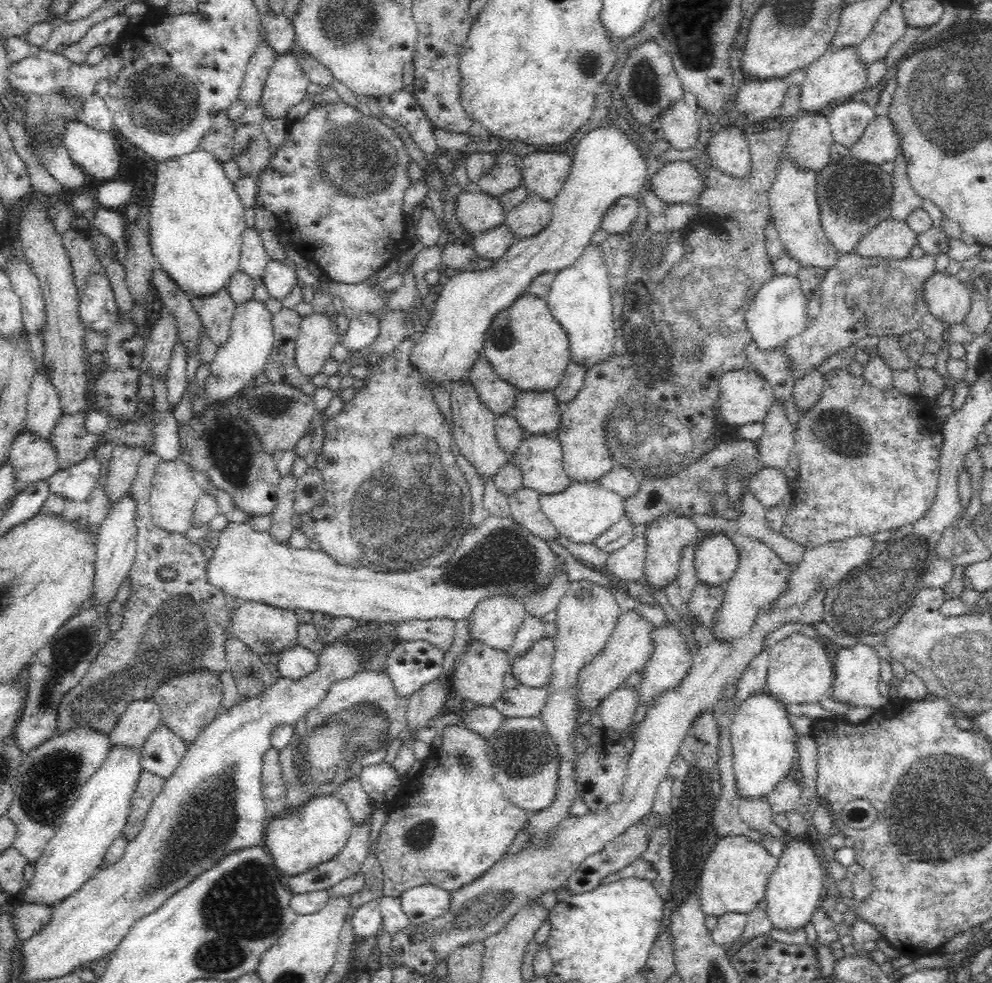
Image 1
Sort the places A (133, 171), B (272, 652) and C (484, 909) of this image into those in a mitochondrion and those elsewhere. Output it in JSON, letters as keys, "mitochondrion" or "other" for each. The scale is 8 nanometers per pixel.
{"A":"other","B":"other","C":"mitochondrion"}

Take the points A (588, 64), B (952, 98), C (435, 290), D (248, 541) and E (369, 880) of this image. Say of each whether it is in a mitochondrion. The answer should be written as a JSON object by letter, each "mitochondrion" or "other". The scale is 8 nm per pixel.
{"A":"mitochondrion","B":"mitochondrion","C":"other","D":"other","E":"other"}

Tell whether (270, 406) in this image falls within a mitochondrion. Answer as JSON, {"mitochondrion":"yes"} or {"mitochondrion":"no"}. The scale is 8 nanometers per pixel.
{"mitochondrion":"yes"}

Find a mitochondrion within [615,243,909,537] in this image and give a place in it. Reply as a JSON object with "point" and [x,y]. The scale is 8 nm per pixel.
{"point":[835,429]}

